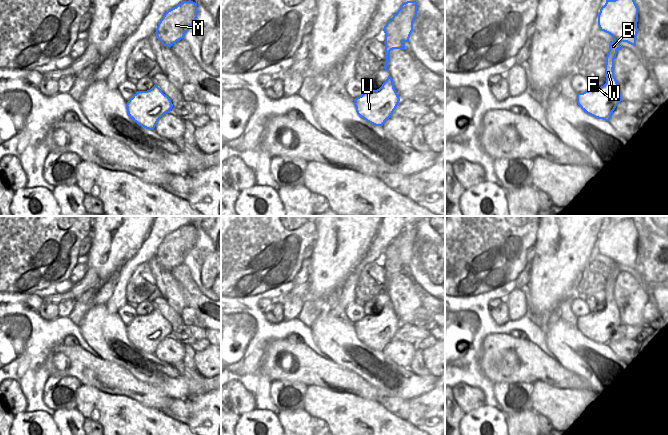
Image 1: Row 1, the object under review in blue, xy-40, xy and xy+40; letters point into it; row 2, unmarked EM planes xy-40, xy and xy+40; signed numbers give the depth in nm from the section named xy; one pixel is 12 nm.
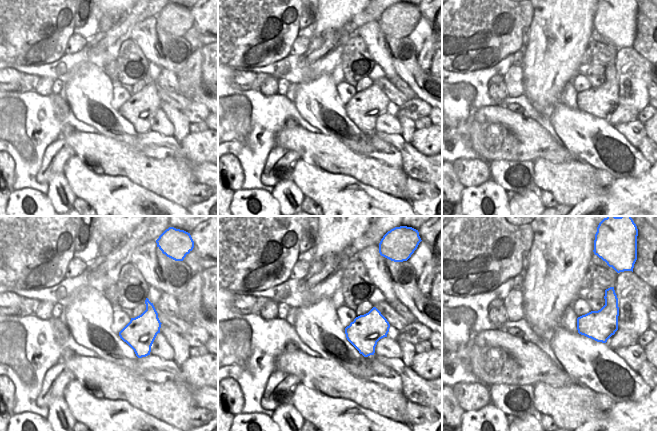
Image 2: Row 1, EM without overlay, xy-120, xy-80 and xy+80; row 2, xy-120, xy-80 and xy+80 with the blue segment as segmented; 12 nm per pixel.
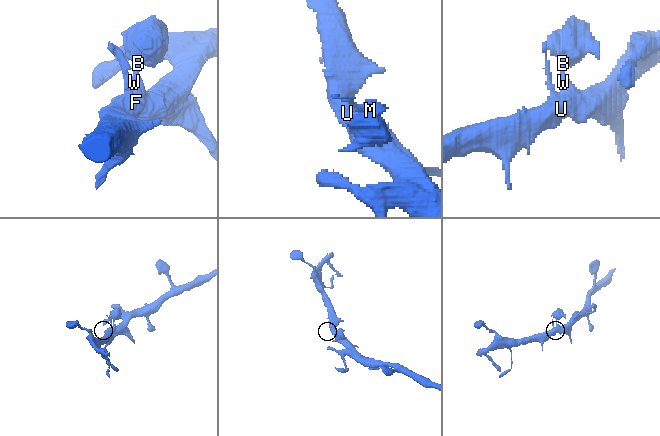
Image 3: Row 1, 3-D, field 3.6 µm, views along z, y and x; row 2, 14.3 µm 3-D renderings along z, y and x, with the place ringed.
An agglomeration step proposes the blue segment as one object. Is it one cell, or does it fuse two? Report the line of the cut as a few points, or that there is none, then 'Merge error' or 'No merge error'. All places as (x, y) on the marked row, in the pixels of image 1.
No split. No merge error

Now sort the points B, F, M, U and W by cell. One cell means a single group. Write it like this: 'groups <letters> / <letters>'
groups B F M U W

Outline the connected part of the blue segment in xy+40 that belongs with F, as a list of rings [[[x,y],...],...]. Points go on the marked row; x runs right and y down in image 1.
[[[606,0],[598,14],[598,26],[612,36],[606,56],[606,83],[577,94],[577,103],[587,114],[609,121],[616,106],[622,101],[620,88],[614,76],[614,59],[621,42],[636,44],[638,7],[634,0]]]

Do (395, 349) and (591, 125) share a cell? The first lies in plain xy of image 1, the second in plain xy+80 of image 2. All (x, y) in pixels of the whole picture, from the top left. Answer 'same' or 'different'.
different

